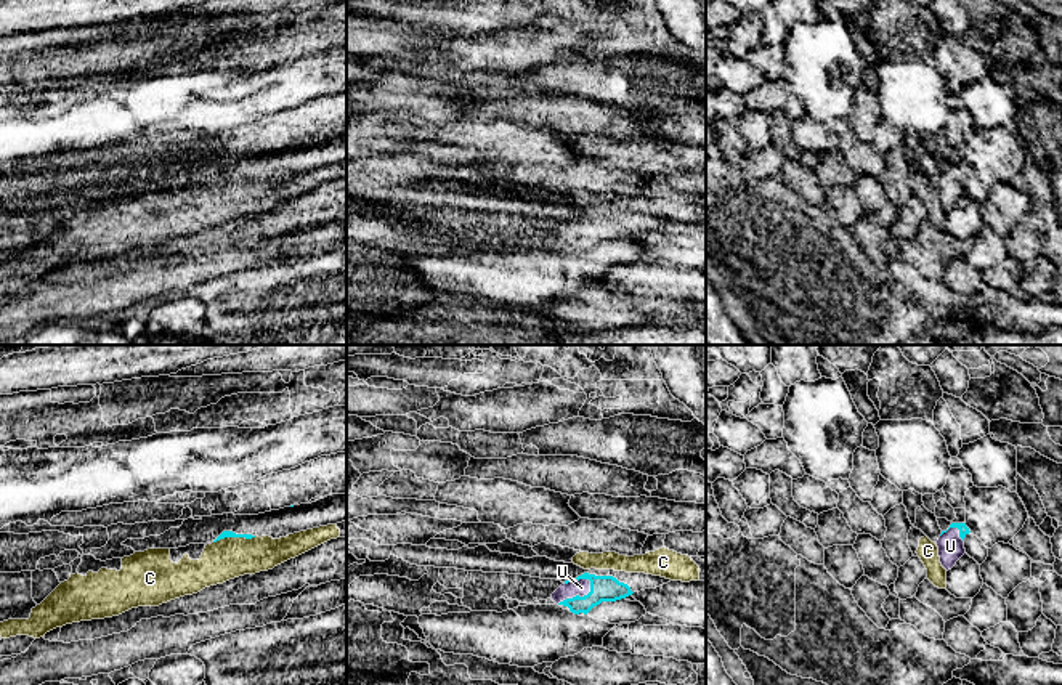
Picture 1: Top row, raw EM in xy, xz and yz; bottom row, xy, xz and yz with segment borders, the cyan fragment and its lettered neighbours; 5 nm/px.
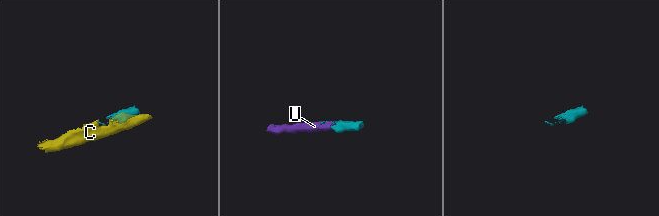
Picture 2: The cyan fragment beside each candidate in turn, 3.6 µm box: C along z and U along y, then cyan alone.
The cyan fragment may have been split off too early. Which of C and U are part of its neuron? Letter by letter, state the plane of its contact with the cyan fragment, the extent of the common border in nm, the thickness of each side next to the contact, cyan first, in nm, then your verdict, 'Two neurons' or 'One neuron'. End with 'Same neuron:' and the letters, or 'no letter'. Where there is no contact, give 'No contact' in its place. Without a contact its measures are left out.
C: Touches cyan in xy. Shared border 220 nm. Thickness 40 nm (cyan) against 200 nm. Two neurons
U: Touches cyan in xz. Shared border 200 nm. Thickness 130 nm (cyan) against 90 nm. One neuron
Same neuron: U

